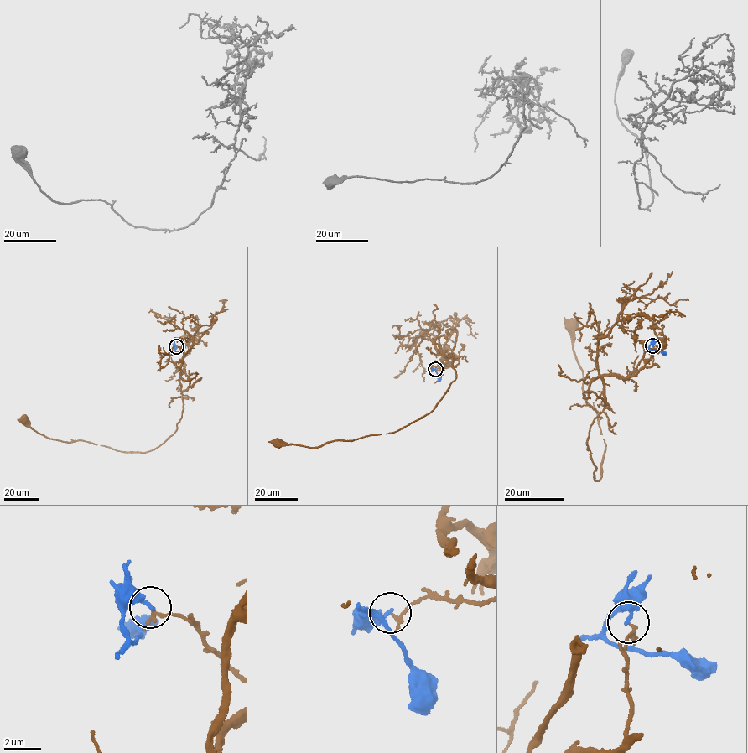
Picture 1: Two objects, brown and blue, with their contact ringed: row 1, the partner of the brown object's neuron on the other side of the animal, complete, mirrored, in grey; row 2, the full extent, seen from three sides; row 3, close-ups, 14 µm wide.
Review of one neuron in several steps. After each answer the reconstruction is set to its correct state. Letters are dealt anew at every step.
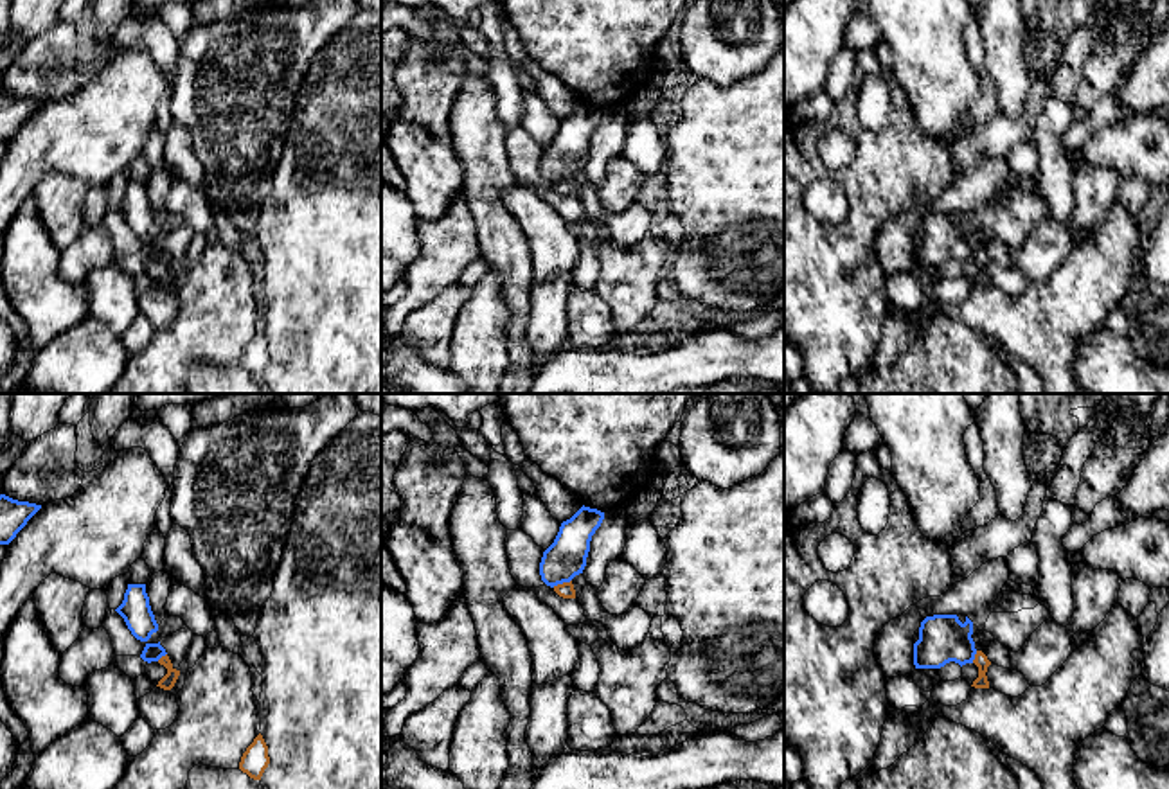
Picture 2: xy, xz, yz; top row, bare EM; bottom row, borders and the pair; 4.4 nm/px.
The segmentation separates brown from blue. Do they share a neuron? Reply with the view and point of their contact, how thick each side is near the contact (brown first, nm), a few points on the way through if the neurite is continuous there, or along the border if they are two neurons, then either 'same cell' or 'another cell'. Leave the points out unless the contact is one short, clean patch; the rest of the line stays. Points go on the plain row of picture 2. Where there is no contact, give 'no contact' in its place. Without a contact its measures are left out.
contact xz (563, 180); calibres 70 and 180 nm; border xz (571, 177), (553, 184); another cell

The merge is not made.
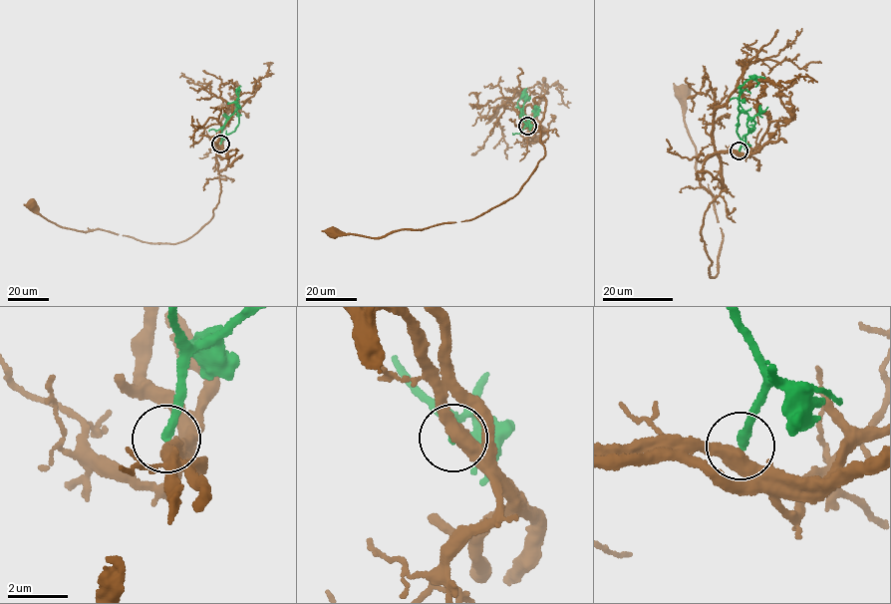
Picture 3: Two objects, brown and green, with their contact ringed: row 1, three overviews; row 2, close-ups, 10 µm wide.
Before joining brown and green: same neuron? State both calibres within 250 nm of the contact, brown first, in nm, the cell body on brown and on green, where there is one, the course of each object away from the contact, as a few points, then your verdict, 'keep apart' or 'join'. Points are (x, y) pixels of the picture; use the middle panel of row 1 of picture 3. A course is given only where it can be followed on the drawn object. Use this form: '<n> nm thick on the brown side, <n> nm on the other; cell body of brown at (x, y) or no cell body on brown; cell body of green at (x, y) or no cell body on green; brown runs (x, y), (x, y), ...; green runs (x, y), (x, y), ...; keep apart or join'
480 nm thick on the brown side, 300 nm on the other; cell body of brown at (332, 232); no cell body on green; brown runs (527, 126), (520, 116), (532, 131), (538, 126), (545, 152), (512, 197), (470, 219), (376, 238), (333, 232); green runs (527, 126), (520, 116), (527, 97), (522, 92), (529, 101); keep apart

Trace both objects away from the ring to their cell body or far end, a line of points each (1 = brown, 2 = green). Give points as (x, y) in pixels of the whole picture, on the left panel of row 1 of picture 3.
1: (220, 144), (221, 188), (212, 218), (174, 243), (60, 226), (31, 203)
2: (220, 144), (224, 123), (237, 109), (236, 92), (240, 86)

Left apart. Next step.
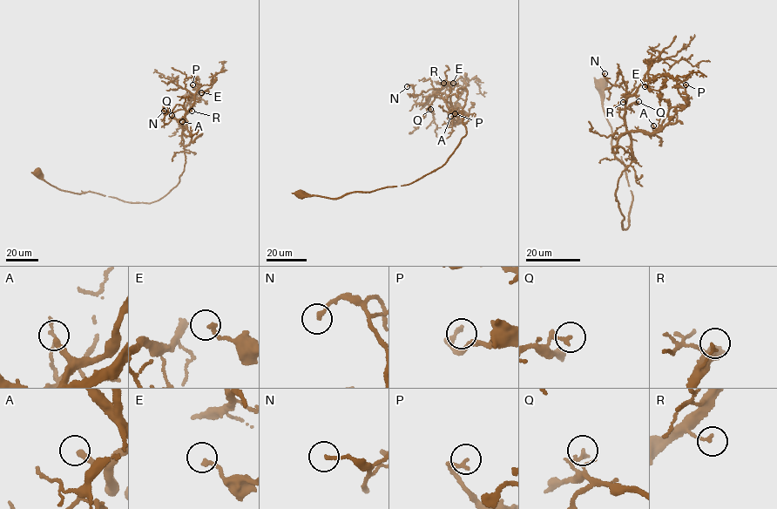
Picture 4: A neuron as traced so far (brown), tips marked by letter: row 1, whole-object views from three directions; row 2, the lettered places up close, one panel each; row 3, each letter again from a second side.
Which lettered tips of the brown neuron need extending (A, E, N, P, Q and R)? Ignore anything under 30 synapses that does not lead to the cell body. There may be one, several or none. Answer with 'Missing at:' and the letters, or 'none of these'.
Missing at: A, P

